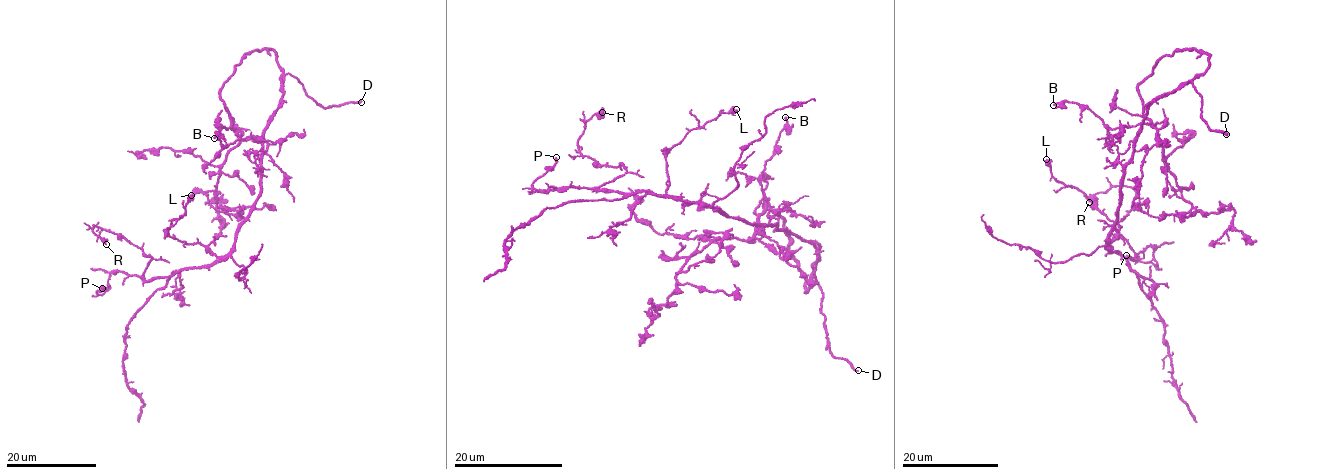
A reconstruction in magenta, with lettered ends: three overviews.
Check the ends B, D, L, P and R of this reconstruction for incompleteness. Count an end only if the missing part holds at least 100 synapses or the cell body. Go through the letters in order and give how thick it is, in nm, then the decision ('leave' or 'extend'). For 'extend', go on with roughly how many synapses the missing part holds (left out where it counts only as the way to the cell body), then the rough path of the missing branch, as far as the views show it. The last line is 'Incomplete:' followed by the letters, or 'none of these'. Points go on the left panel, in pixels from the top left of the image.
B: 190 nm thick; leave
D: 240 nm thick; extend; missing branch runs (361, 102), (369, 99), (403, 116), (403, 120), (396, 118), (380, 99), (362, 58), (344, 41), (338, 28)
L: 260 nm thick; leave
P: 200 nm thick; leave
R: 280 nm thick; leave
Incomplete: D

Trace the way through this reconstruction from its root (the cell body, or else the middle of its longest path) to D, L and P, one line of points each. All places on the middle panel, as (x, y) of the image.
D: (809, 243), (817, 255), (827, 346), (858, 370)
L: (809, 243), (790, 231), (776, 231), (775, 226), (750, 224), (667, 193), (668, 151), (693, 129), (736, 109)
P: (809, 243), (775, 226), (647, 191), (538, 191), (534, 181), (556, 157)

